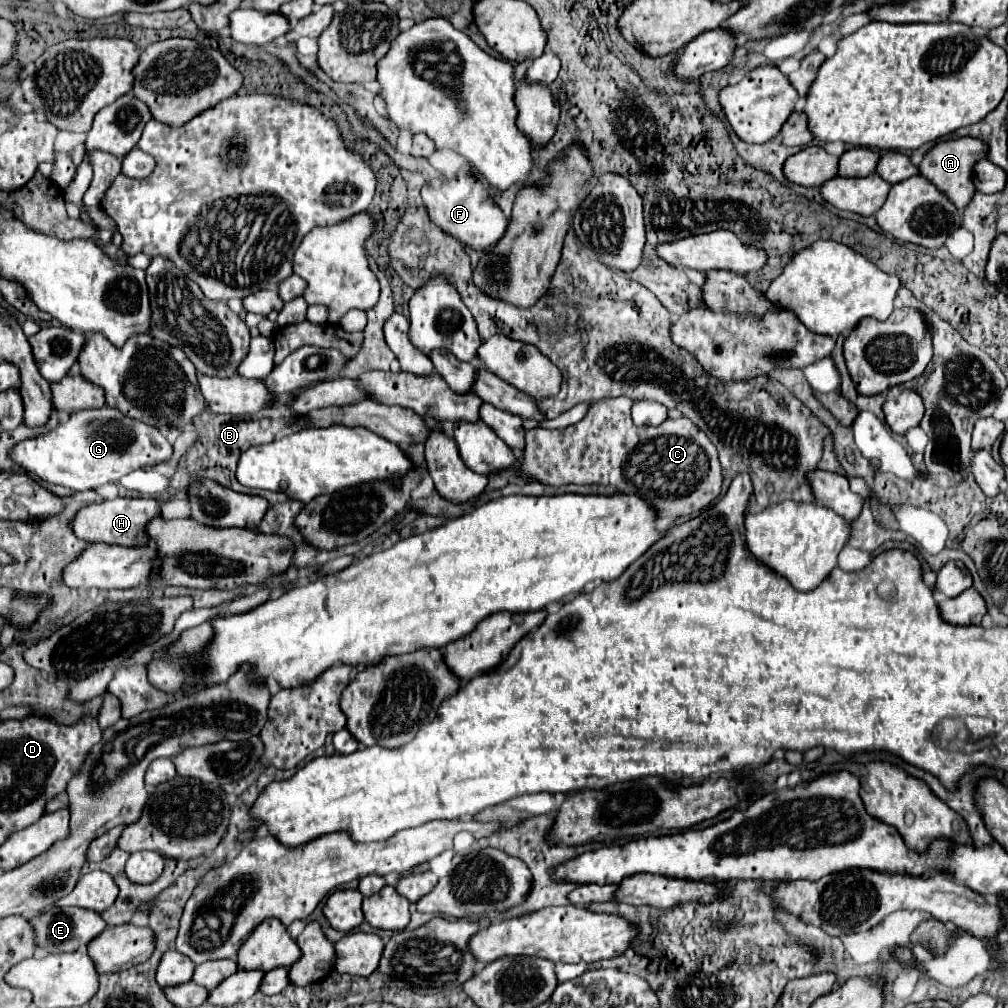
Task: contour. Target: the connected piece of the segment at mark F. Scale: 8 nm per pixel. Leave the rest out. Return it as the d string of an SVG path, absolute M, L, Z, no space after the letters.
M462 169L454 179L442 181L438 187L424 185L422 199L428 209L428 217L434 225L438 225L446 235L458 239L460 243L476 251L494 247L508 229L508 219L504 217L504 213L492 203L492 197L482 187L482 183L476 181L466 169Z

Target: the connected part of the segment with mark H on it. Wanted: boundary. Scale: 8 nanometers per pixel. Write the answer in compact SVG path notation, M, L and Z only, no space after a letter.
M116 497L112 501L92 503L78 511L76 519L72 521L72 529L80 539L84 539L88 543L108 543L108 545L126 545L126 547L146 545L150 541L146 527L154 517L160 517L162 505L164 505L164 501L142 499L142 497L138 497L138 499Z

